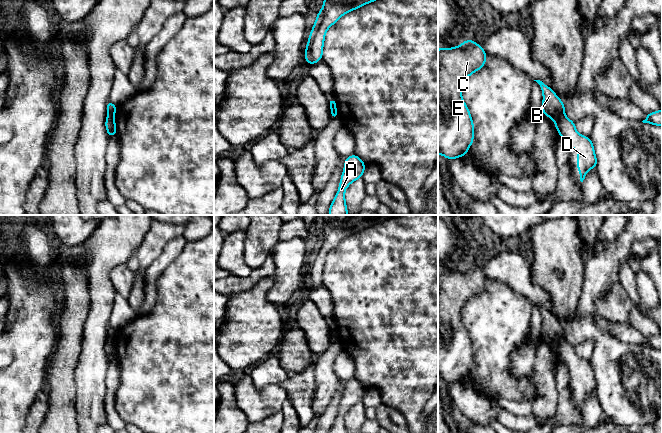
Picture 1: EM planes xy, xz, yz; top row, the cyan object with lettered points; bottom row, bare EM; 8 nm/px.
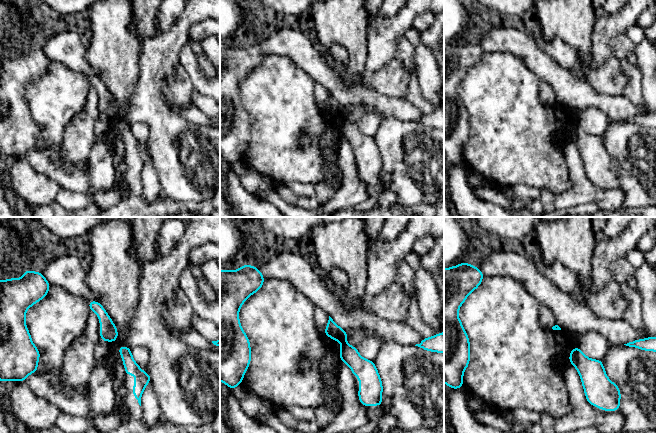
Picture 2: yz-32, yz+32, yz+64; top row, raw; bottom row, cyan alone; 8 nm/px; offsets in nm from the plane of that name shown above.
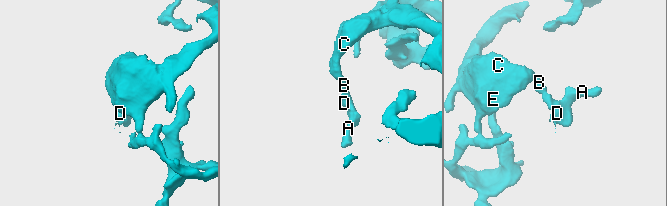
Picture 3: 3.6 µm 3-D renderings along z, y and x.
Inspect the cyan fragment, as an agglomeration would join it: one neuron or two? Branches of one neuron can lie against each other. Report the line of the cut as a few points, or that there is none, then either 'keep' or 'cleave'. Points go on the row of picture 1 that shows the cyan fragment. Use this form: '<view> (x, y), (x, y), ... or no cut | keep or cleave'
yz (564, 114), (554, 120) | cleave

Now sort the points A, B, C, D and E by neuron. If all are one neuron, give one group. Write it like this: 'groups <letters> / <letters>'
groups A D / B C E

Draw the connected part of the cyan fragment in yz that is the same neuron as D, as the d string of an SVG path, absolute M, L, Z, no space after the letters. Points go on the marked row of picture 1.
M562 115L555 120L555 128L561 138L563 138L569 149L577 148L578 155L577 168L580 173L580 181L586 177L591 168L597 168L597 158L591 138L579 134L575 128L575 122Z

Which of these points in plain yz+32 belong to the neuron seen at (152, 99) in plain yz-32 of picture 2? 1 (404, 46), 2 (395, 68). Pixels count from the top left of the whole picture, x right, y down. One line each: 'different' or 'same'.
1: different
2: different

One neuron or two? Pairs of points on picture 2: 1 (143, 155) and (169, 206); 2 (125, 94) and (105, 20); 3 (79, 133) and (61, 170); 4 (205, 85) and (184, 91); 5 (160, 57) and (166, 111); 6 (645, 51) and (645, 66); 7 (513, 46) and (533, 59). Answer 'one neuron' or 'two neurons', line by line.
1: one neuron
2: one neuron
3: one neuron
4: two neurons
5: one neuron
6: one neuron
7: one neuron

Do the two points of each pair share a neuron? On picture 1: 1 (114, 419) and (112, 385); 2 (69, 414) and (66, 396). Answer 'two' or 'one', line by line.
1: one
2: one

